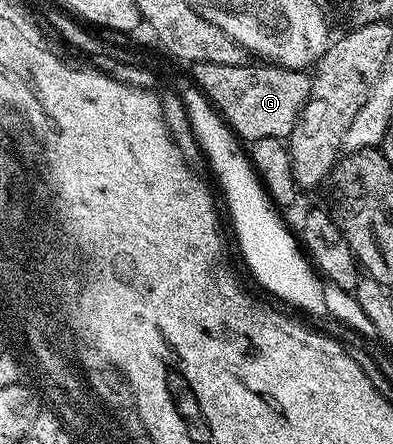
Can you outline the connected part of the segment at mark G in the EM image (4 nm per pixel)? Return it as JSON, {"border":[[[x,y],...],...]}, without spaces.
{"border":[[[198,63],[192,65],[190,76],[197,88],[211,101],[213,108],[220,113],[233,133],[245,142],[251,143],[258,139],[279,137],[287,139],[294,131],[300,118],[300,112],[306,107],[312,77],[302,69],[287,69],[271,63],[245,63],[243,65],[227,65],[226,63]]]}

